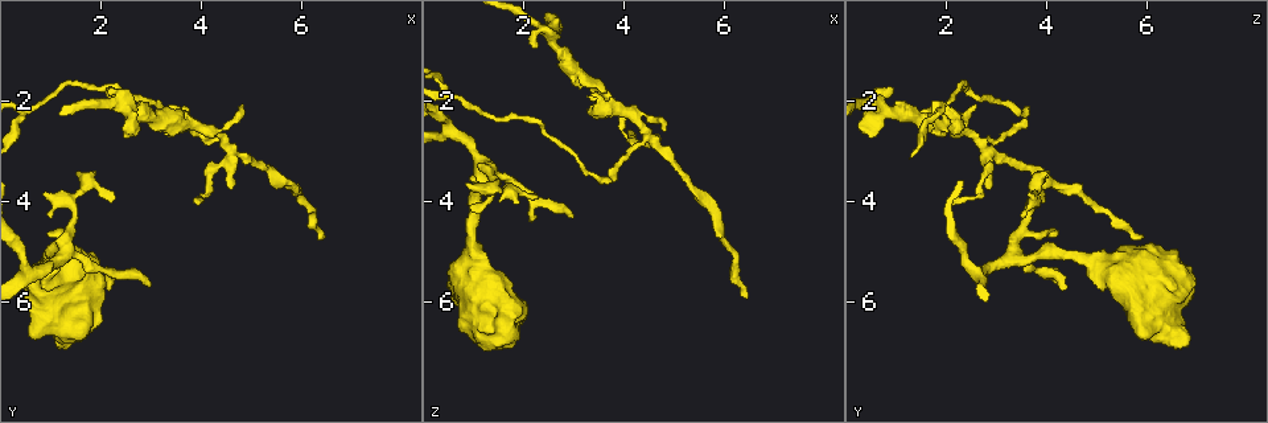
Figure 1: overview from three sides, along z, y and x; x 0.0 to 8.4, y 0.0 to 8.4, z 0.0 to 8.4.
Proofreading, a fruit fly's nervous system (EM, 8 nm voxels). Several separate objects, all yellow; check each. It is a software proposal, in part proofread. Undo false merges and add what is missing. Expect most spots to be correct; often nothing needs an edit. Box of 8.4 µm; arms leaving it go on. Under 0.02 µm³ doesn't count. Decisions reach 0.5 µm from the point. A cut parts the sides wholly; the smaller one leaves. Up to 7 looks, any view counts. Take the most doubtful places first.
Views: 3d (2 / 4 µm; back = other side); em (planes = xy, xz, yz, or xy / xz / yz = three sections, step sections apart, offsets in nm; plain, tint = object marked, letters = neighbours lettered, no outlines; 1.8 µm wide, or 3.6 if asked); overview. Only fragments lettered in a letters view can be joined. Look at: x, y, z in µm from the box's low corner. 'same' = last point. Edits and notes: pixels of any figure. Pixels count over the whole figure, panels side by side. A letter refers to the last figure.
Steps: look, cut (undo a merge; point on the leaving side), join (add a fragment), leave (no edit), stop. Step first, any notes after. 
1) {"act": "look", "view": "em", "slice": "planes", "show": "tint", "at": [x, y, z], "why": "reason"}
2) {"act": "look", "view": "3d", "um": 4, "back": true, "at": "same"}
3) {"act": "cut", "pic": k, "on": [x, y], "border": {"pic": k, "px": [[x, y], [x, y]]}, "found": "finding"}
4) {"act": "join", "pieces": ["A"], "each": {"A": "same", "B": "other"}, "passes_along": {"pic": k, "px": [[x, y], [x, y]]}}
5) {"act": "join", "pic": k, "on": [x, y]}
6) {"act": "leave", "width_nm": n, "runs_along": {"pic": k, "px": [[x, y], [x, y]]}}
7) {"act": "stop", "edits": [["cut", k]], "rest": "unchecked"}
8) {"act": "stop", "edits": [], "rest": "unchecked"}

{"act": "look", "view": "3d", "um": 2, "at": [6.45, 4.75, 5.95], "why": "tapers out"}

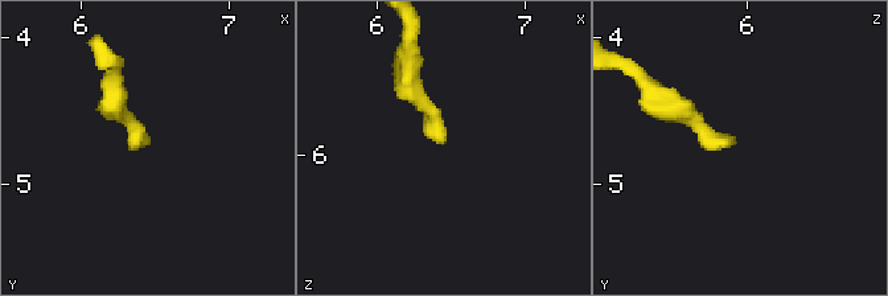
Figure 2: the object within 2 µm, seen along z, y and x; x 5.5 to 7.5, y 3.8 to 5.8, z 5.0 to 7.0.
{"act": "look", "view": "em", "slice": "planes", "show": "letters", "at": [6.44, 4.72, 5.92], "why": "now the EM"}

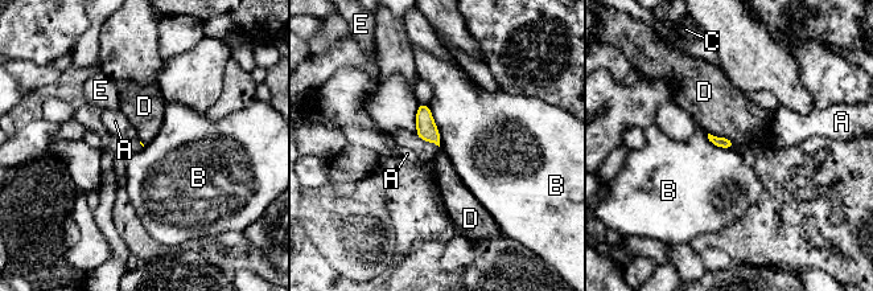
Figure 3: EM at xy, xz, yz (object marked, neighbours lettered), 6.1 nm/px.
{"act": "leave", "each": {"A": "other", "B": "other", "C": "other", "D": "other", "E": "other"}, "border": {"pic": 3, "px": [[708, 132], [725, 136], [734, 143]]}, "found": "no lettered fragment goes on from it"}

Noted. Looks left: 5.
{"act": "look", "view": "3d", "um": 4, "at": [4.45, 2.80, 2.70], "why": "abrupt turn"}

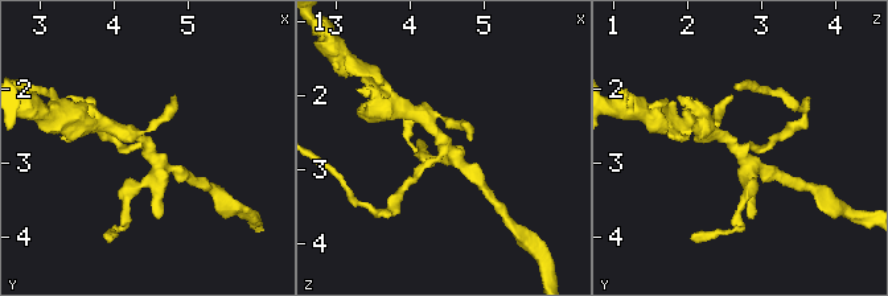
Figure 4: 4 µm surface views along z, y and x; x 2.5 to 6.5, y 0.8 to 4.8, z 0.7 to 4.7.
{"act": "look", "view": "em", "slice": "planes", "show": "tint", "at": [4.45, 2.85, 2.70]}

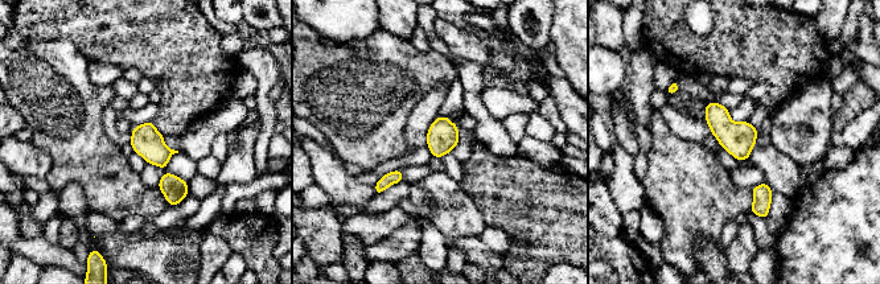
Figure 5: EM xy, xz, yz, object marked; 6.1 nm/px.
{"act": "look", "view": "em", "slice": "planes", "show": "letters", "at": "same", "why": "what lies round it"}

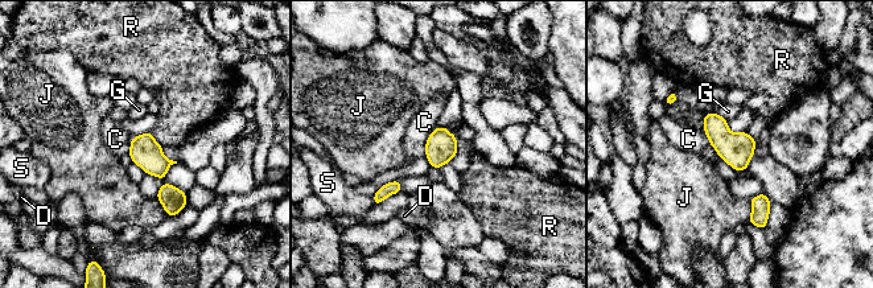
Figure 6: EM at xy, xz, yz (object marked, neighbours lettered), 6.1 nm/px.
{"act": "leave", "width_nm": 190, "each": {"C": "other", "D": "other", "G": "other", "J": "other", "R": "other", "S": "other"}, "found": "continuous, no second neuron"}

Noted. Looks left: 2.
{"act": "look", "view": "em", "slice": "planes", "show": "plain", "at": [2.50, 2.20, 0.75], "why": "arms part here"}

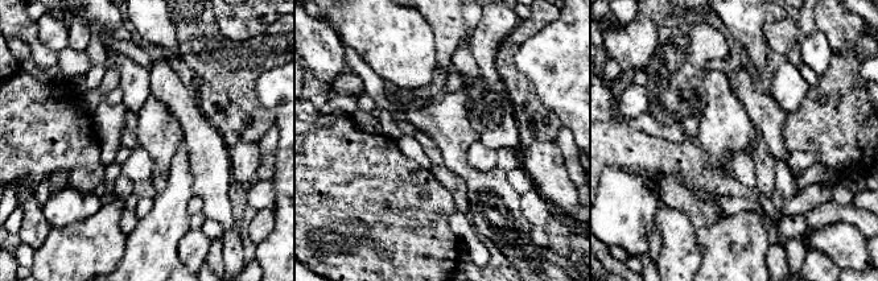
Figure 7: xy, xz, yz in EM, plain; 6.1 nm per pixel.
{"act": "look", "view": "em", "slice": "planes", "show": "letters", "at": "same"}

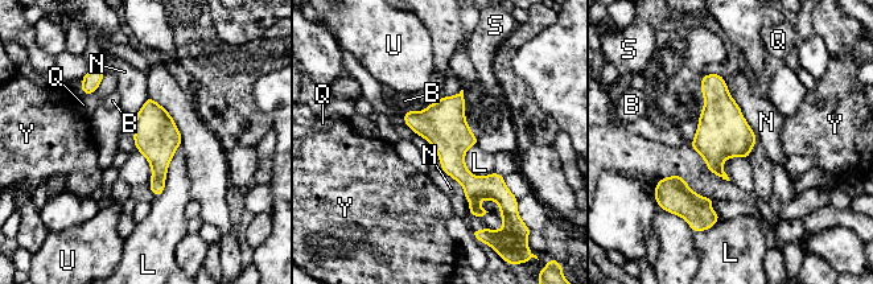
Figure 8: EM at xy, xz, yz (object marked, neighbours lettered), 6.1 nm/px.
{"act": "leave", "longest_contact_nm": ["N", 440], "each": {"B": "other", "L": "other", "N": "other", "Q": "other", "S": "other", "U": "other", "Y": "other"}, "runs_along": {"pic": 8, "px": [[408, 114], [451, 151], [481, 212]]}, "found": "continuous, no second neuron"}

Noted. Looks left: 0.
{"act": "stop", "edits": [], "rest": "unchecked"}

